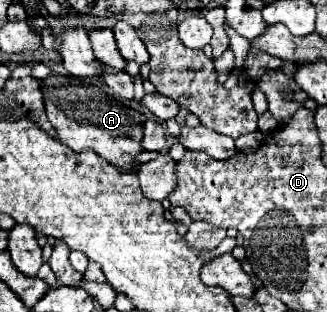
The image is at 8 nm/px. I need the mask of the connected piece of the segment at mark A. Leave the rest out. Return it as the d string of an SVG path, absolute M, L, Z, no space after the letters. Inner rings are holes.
M51 73L47 79L43 79L43 101L45 101L47 117L53 123L55 131L57 131L57 139L63 145L67 145L73 151L91 149L99 157L103 157L109 163L113 163L115 167L119 167L123 171L133 171L133 161L135 161L135 155L141 153L141 145L139 143L143 139L143 125L139 123L141 121L141 113L137 109L133 109L131 105L127 105L121 97L111 95L109 87L105 83L99 85L99 83L75 79L71 75Z

